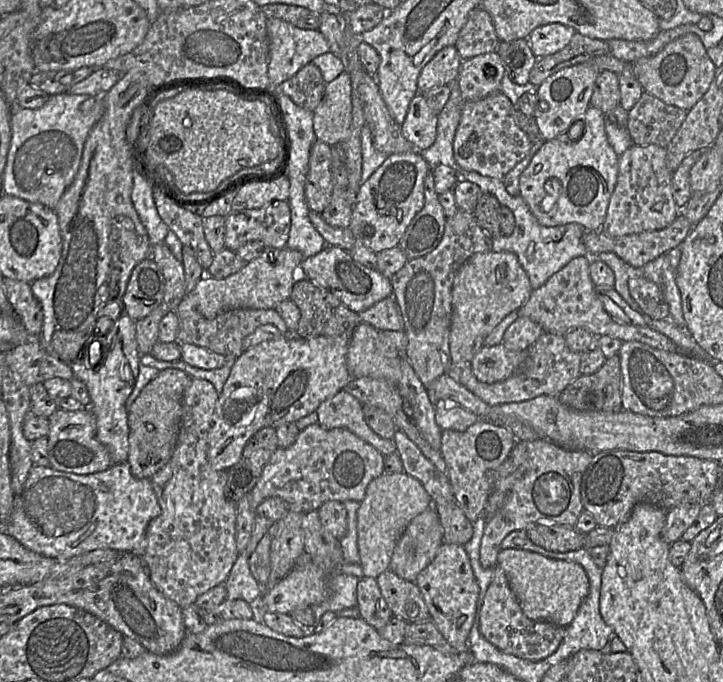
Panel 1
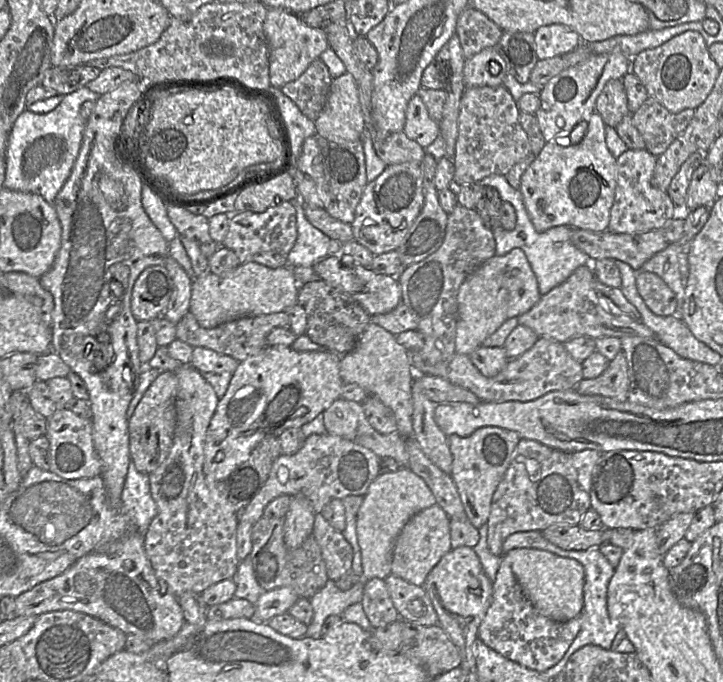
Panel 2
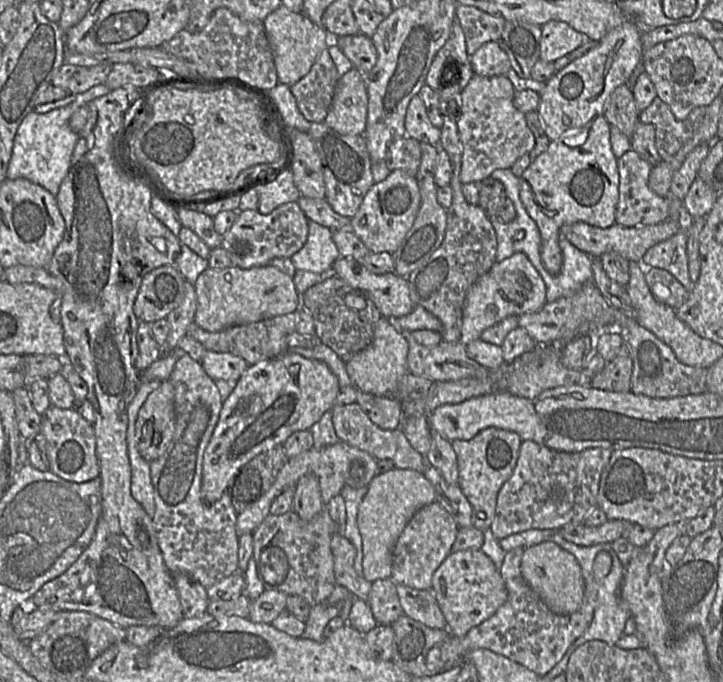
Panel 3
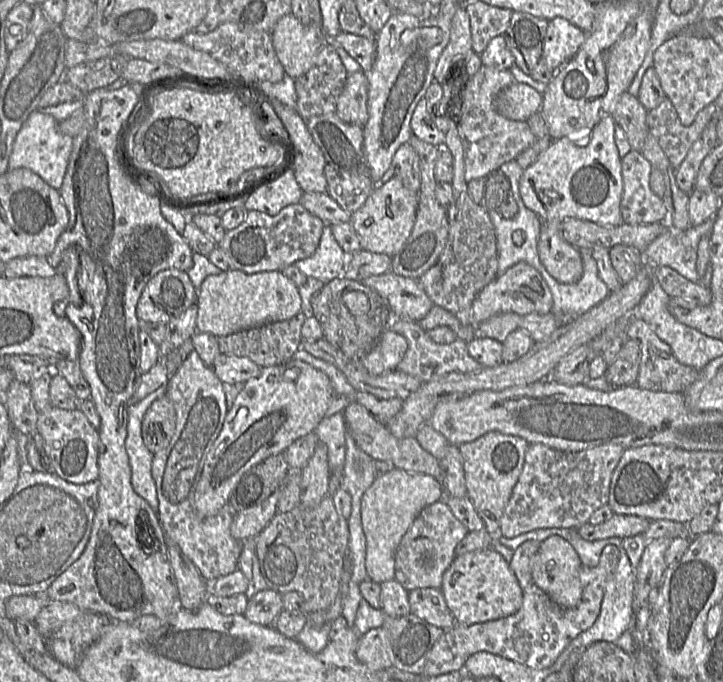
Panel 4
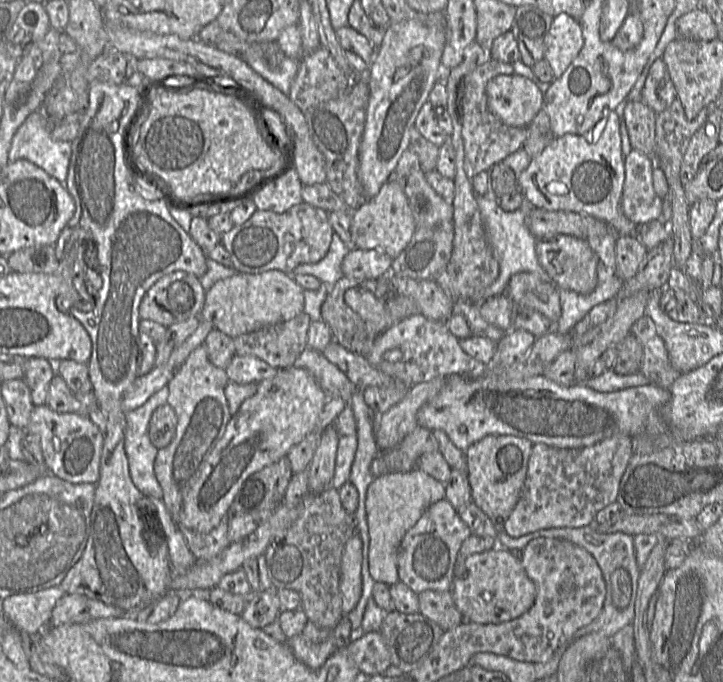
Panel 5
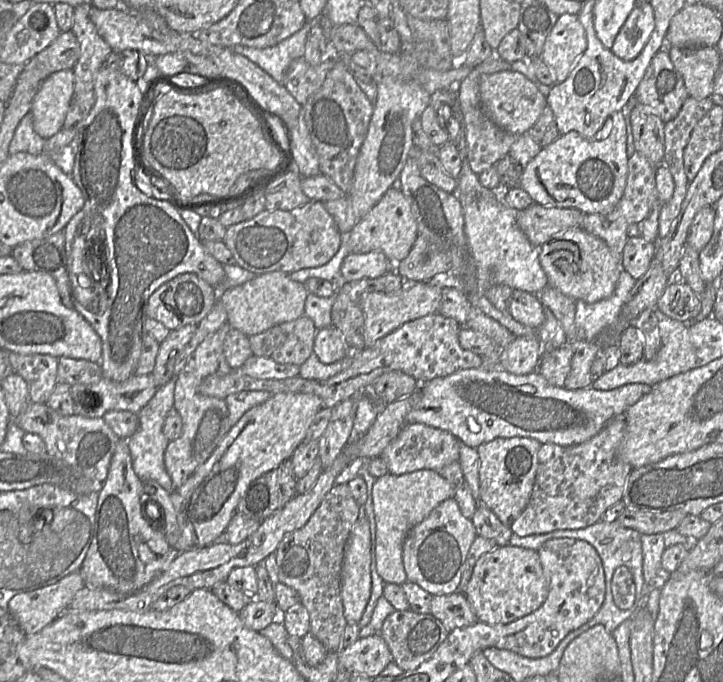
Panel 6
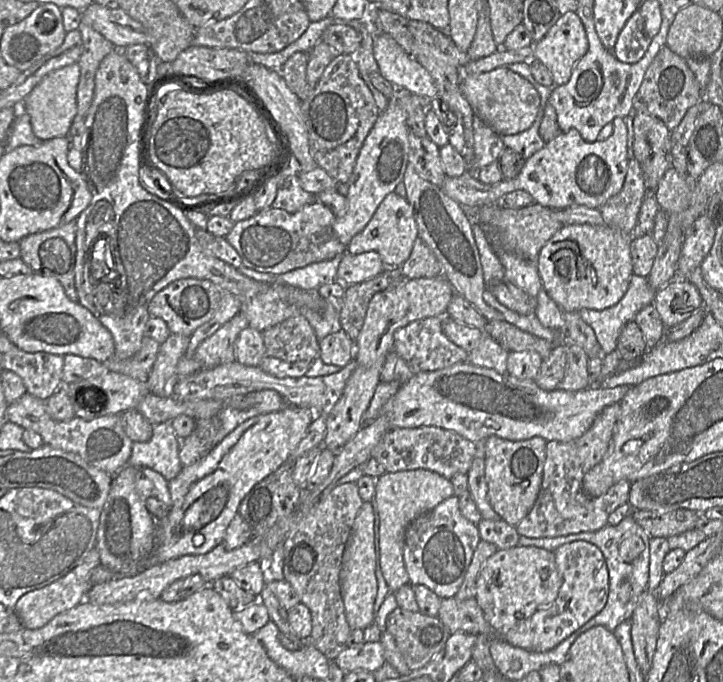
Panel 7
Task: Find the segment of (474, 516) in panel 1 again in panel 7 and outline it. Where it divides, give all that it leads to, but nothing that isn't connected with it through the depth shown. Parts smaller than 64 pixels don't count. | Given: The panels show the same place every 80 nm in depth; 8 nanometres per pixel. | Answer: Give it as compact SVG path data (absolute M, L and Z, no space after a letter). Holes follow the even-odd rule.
M491 436L484 441L487 499L493 510L511 526L516 526L532 509L540 491L547 441L533 437L509 441Z

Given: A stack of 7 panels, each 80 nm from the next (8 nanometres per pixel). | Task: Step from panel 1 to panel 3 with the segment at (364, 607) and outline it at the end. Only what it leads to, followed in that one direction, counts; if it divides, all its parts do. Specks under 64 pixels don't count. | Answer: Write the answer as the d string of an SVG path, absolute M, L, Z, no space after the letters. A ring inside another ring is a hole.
M390 578L372 582L367 603L378 625L390 625L404 615L396 584Z

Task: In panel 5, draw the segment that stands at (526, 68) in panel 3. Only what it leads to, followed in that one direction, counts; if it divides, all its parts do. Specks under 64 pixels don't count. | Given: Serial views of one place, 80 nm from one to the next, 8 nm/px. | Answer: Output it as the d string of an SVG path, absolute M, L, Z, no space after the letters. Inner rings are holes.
M530 5L516 8L510 31L517 41L520 61L532 68L544 59L544 39L553 17Z

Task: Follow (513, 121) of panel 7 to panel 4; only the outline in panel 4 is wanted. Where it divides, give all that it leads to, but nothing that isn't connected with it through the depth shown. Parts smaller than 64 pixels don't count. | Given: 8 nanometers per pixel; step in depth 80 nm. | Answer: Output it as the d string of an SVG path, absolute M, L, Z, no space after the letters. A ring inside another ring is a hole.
M514 82L503 88L494 98L495 109L505 118L527 121L540 111L543 95L531 86Z

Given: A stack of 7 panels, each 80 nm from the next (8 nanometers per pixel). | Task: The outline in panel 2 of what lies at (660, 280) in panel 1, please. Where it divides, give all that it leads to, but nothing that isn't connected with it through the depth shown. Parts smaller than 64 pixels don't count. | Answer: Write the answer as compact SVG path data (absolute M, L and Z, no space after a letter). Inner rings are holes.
M682 239L656 253L641 267L641 271L654 273L663 279L675 294L678 302L678 311L683 304L685 295L685 284L679 269L679 254L684 249L686 249L686 245L684 245L684 240Z

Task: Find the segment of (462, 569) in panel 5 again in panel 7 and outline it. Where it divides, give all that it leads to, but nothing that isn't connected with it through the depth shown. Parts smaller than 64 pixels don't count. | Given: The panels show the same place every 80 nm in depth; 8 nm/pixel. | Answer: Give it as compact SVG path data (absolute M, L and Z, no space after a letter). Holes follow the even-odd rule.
M517 545L498 549L487 559L476 581L475 599L493 630L506 632L538 610L548 608L557 598L562 582L553 551Z

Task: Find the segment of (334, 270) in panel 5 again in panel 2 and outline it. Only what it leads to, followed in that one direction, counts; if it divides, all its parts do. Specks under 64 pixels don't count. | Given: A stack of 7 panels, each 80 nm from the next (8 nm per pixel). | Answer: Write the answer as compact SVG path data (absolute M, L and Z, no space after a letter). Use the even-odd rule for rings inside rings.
M300 199L295 200L297 239L287 254L288 265L293 268L313 267L321 259L338 254L339 250L339 243L330 239L309 222L304 206Z

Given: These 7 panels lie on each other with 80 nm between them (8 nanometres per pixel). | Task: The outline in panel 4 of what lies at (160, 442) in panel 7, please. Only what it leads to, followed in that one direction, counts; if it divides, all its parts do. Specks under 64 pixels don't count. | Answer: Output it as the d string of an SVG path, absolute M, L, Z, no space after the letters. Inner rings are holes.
M159 387L139 401L131 401L127 409L128 424L125 449L131 467L131 486L136 494L149 506L157 510L158 499L154 479L151 474L154 455L145 446L141 425L145 412L153 401L166 394L166 387Z

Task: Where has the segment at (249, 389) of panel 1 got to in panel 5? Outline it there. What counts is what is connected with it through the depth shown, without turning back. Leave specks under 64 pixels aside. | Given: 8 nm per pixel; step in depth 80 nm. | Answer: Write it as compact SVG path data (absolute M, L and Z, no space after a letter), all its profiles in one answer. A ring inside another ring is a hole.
M294 366L279 369L274 377L257 383L256 393L246 399L239 410L231 416L222 438L206 458L199 474L189 480L179 521L187 528L199 533L208 533L214 529L221 519L228 515L235 495L250 475L287 456L293 446L315 431L327 398L327 394L306 369Z

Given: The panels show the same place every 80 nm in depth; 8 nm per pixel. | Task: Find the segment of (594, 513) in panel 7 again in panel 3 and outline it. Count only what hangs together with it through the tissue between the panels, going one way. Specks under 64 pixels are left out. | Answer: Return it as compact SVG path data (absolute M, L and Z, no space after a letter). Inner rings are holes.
M522 441L511 477L501 487L490 530L499 541L527 530L559 530L565 525L582 524L587 514L597 507L597 494L603 469L612 450L591 448L577 453L555 451L533 441Z

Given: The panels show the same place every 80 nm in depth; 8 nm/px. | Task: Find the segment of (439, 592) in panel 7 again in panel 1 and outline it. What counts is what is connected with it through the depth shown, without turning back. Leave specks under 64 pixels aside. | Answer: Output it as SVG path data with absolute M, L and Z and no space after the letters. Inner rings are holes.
M429 508L418 514L406 527L395 546L389 569L400 578L415 582L417 575L431 563L443 543L443 528L437 512L435 508Z

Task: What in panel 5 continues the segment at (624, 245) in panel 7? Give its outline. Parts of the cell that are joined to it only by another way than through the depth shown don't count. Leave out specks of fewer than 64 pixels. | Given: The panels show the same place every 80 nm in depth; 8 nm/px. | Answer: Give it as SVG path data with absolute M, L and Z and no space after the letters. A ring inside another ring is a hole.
M557 235L537 242L539 263L560 289L574 291L579 294L593 292L597 285L597 266L599 259L586 239L570 235Z

